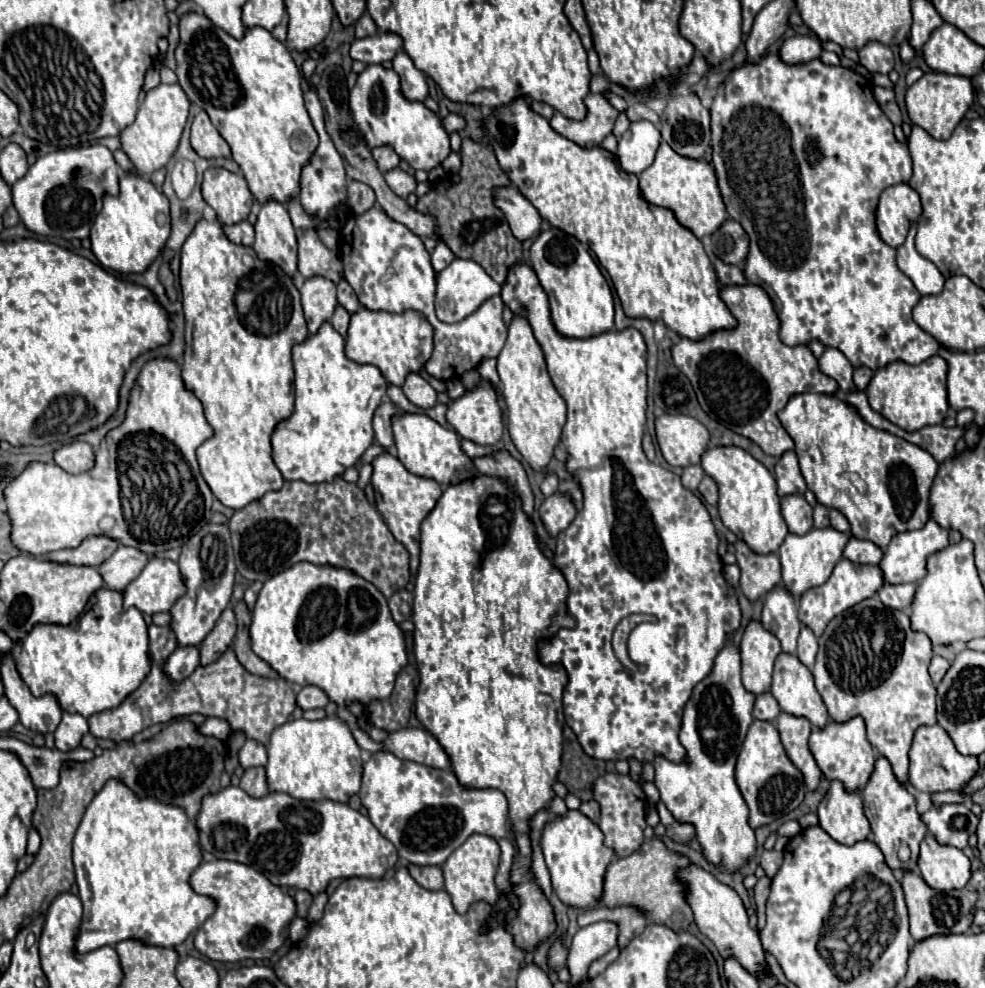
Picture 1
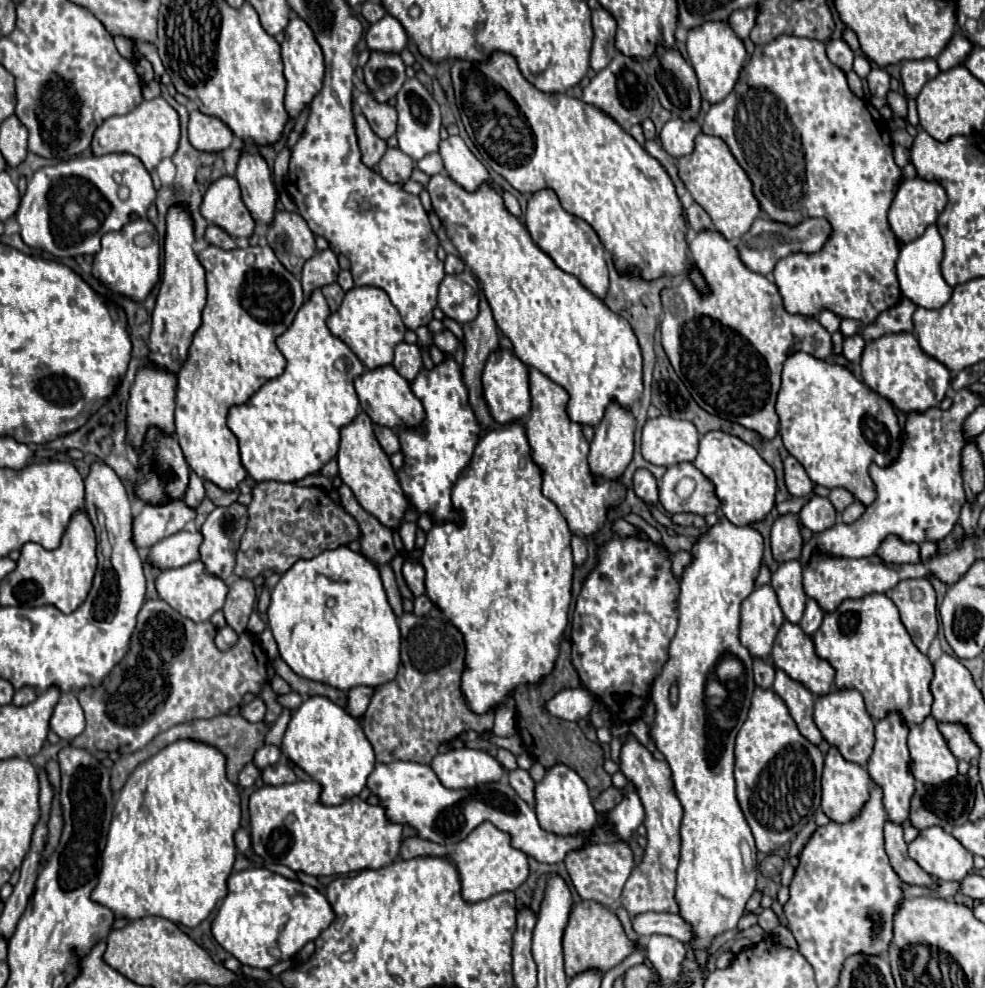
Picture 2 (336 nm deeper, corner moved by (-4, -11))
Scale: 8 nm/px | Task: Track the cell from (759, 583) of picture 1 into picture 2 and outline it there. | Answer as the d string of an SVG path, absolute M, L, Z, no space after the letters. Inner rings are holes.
M793 513L781 515L773 523L773 529L771 529L773 557L779 563L799 559L801 547L803 547L803 537L801 537L801 529L799 529L799 515L793 515Z

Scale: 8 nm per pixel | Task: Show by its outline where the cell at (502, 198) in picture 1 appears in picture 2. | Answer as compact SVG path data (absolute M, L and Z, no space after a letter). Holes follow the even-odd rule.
M449 135L443 139L439 143L439 155L447 175L467 191L475 191L483 181L491 181L483 163L469 151L459 135Z

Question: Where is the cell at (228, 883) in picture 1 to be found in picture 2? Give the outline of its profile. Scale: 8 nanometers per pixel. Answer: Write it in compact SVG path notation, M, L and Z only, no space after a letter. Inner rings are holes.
M265 867L257 869L245 869L229 877L227 881L227 897L223 899L217 917L213 919L213 935L223 945L225 951L229 951L233 957L237 957L243 965L269 969L271 965L279 961L291 959L305 943L315 941L321 931L329 927L329 923L335 919L333 907L327 901L325 893L319 889L305 885L295 879L285 879L283 875L277 875Z

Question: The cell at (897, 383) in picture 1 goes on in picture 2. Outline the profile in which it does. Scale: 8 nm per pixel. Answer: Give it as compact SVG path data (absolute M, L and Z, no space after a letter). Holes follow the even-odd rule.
M887 333L875 341L869 341L867 345L861 335L851 335L845 337L843 341L843 355L851 363L859 363L861 359L859 365L863 383L873 391L877 391L879 395L887 397L903 413L907 411L923 413L929 407L937 407L943 401L951 381L951 373L947 371L947 367L935 361L933 357L925 355L913 333Z

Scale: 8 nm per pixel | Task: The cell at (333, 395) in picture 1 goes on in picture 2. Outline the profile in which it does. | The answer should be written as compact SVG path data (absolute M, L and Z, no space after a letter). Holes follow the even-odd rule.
M321 289L313 291L313 295L309 295L297 311L291 327L277 337L277 347L287 361L285 371L279 377L269 379L247 403L233 405L229 409L227 427L237 437L241 463L247 475L255 481L291 483L317 473L325 463L329 463L337 455L339 429L351 423L359 413L359 399L353 387L353 379L361 375L365 369L357 355L329 331L325 323L329 313L331 311Z

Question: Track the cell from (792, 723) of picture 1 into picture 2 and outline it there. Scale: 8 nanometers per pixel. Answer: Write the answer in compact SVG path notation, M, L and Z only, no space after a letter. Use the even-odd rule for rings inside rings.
M781 669L775 671L773 689L787 703L789 713L795 719L801 735L807 737L813 745L819 745L823 737L821 737L821 731L817 729L817 725L813 723L813 703L815 703L813 693L803 683L789 679L789 675L785 675L785 671L781 671Z

